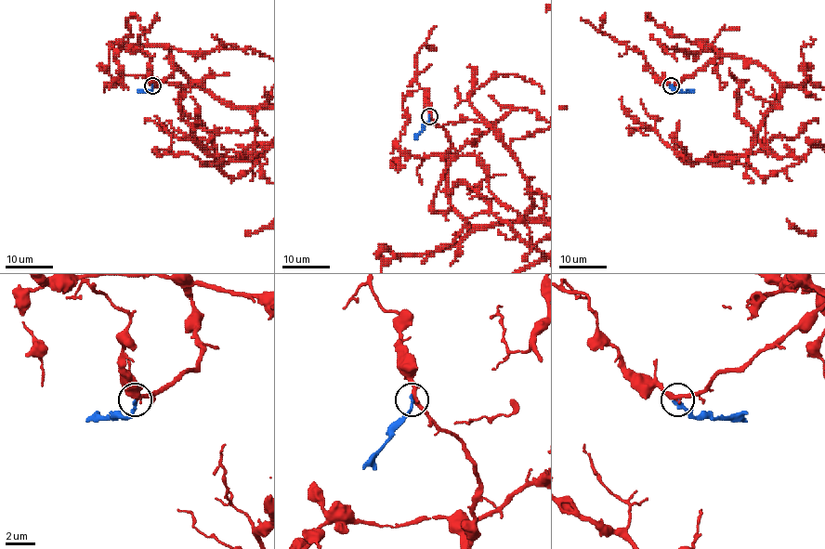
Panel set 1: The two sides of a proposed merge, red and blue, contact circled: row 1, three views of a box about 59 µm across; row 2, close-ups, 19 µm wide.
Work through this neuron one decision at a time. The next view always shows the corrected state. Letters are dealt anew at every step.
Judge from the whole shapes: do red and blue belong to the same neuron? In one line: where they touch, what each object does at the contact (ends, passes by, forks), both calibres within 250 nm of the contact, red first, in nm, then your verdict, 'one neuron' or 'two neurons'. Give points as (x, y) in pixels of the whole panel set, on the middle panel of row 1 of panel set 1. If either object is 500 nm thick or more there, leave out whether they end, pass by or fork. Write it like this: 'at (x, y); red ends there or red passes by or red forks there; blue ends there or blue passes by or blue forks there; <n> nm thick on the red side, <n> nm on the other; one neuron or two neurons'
at (429, 116); red passes by; blue ends there; 280 nm thick on the red side, 200 nm on the other; two neurons

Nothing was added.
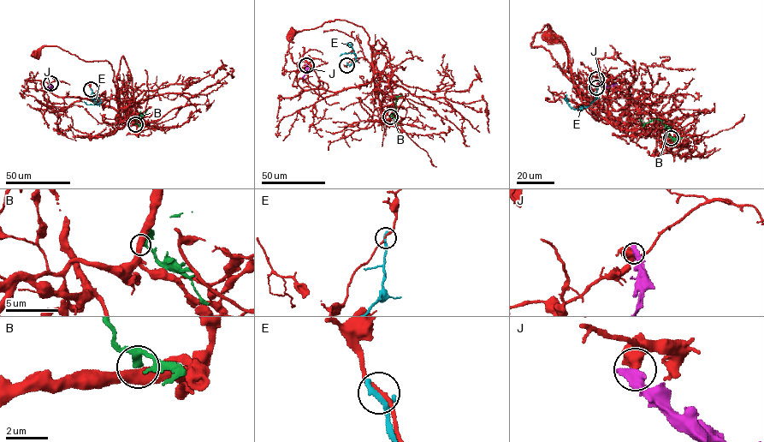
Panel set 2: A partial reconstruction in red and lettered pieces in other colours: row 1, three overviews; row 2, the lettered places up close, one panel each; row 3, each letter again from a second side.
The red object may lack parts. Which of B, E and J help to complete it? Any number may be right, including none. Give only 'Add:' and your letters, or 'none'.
Add: none

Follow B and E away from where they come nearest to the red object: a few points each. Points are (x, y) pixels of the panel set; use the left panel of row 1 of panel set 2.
B: (135, 124), (140, 111), (142, 115), (147, 110)
E: (91, 89), (100, 100), (98, 104), (91, 94)

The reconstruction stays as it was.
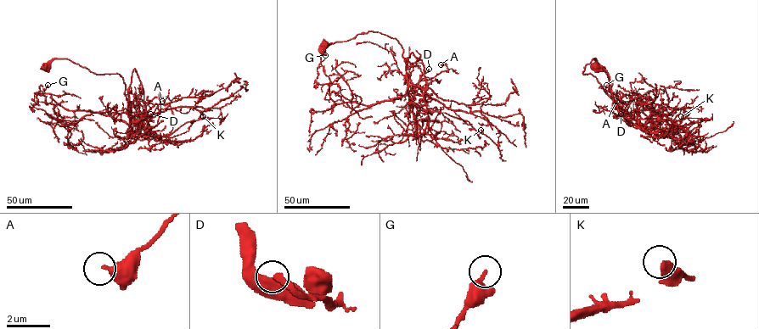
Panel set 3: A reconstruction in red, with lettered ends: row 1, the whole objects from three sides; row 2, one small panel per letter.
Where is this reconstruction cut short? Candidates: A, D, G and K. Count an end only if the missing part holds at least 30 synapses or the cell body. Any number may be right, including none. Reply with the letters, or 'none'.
D

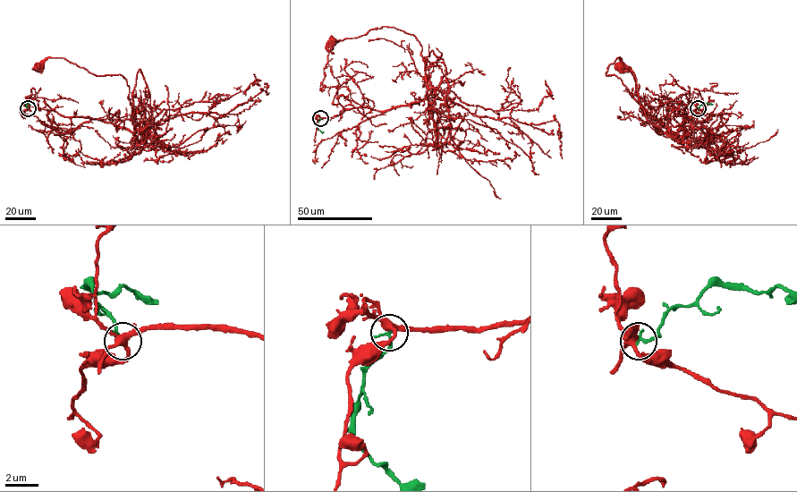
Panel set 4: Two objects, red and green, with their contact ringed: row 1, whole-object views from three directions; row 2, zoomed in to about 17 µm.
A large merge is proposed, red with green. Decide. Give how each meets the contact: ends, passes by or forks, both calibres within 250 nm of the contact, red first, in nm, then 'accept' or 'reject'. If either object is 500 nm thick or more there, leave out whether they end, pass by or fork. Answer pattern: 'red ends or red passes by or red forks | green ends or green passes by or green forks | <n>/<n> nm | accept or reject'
red forks | green ends | 360/240 nm | reject

